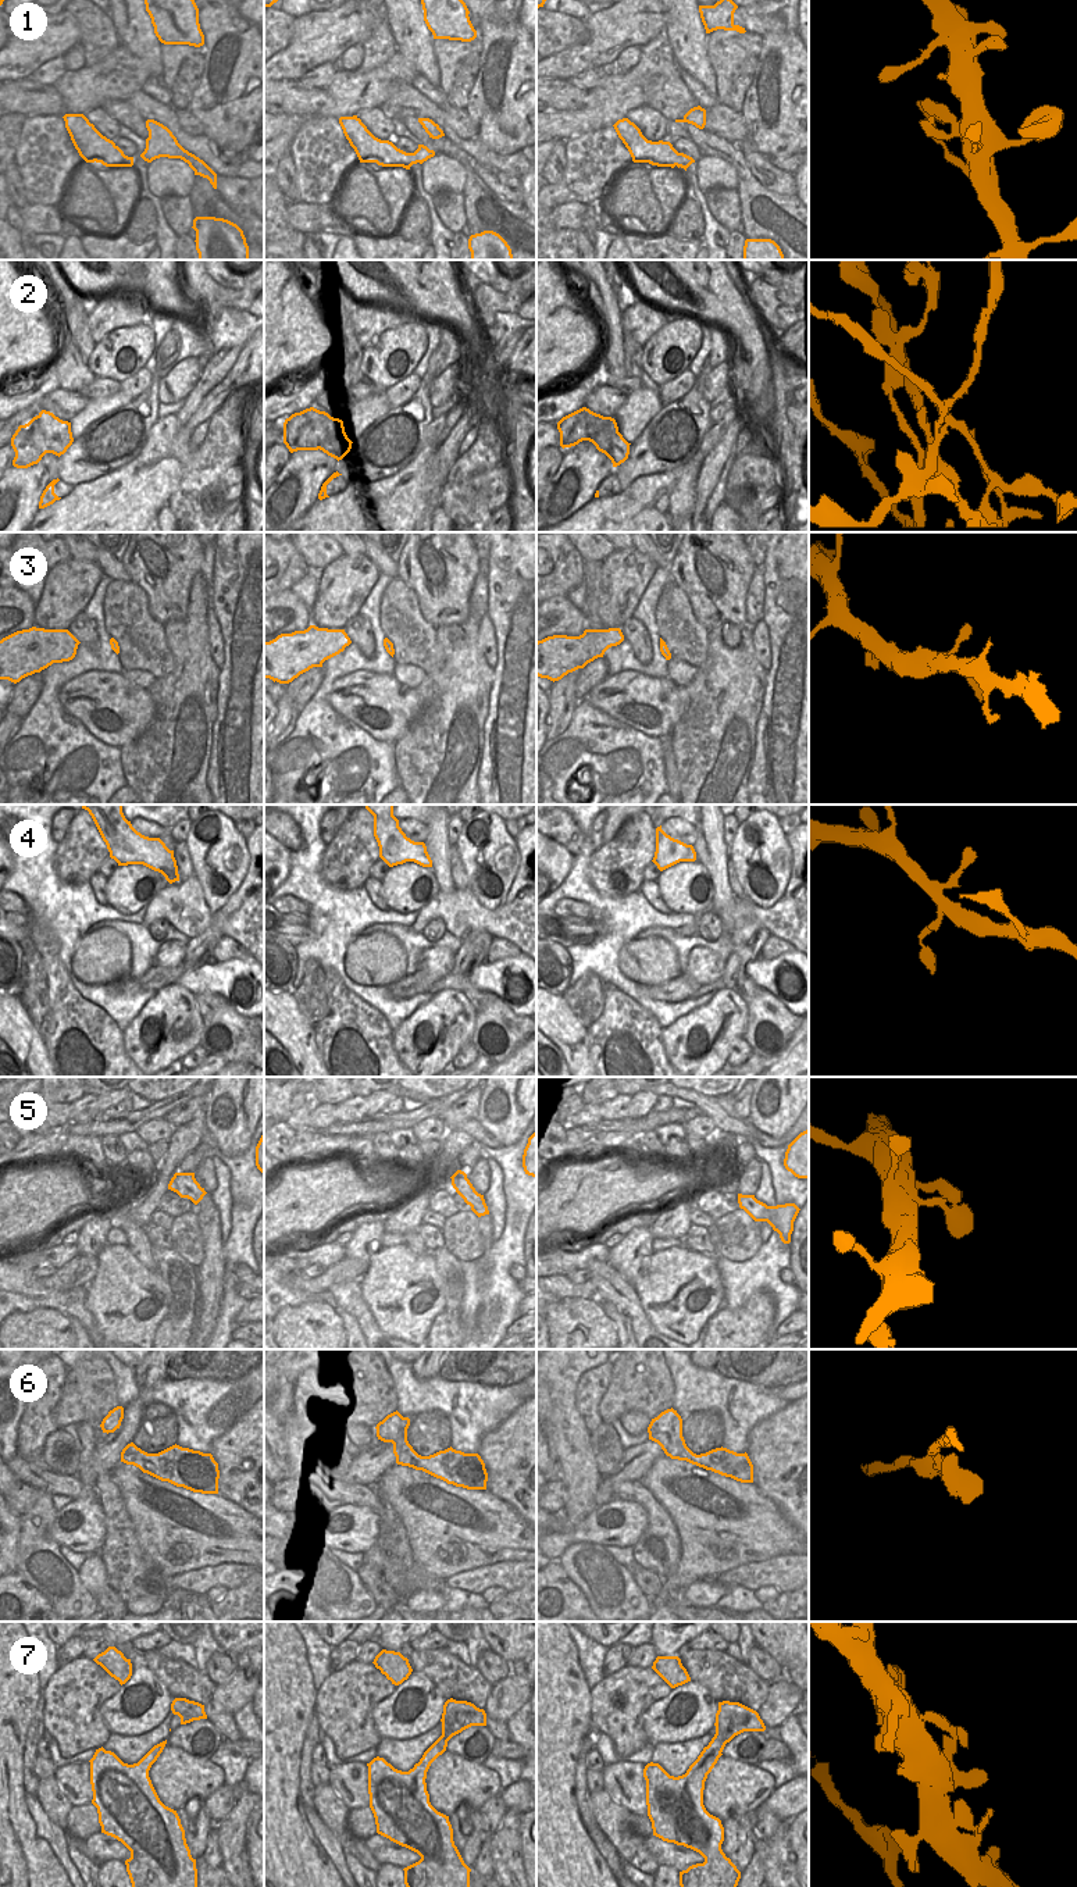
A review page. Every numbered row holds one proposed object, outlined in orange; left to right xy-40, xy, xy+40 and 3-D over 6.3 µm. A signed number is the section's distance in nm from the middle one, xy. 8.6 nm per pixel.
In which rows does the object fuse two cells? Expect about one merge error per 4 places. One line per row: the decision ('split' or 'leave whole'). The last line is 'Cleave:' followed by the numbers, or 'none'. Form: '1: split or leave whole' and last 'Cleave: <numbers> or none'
1: leave whole
2: split
3: leave whole
4: leave whole
5: leave whole
6: leave whole
7: leave whole
Cleave: 2

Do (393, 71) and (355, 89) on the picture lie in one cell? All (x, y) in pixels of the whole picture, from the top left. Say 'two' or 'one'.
one

